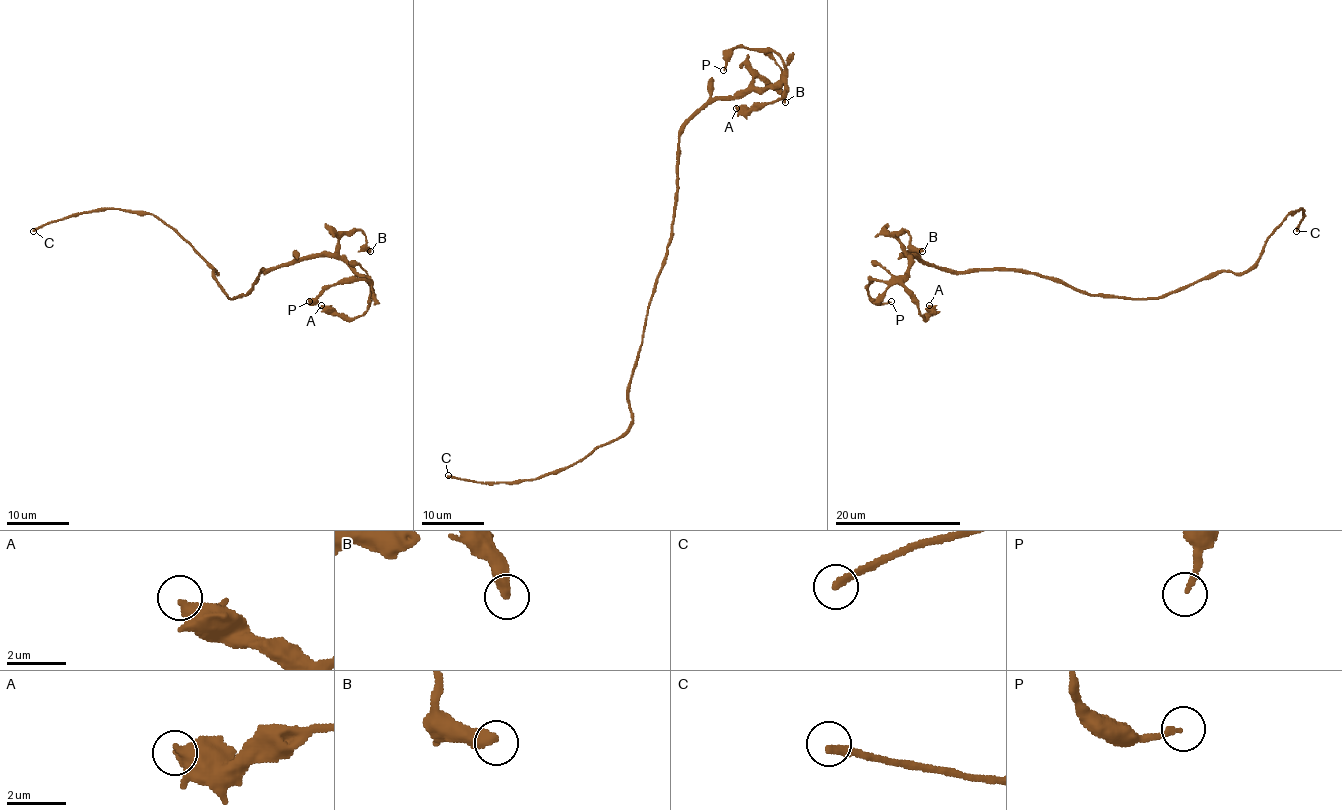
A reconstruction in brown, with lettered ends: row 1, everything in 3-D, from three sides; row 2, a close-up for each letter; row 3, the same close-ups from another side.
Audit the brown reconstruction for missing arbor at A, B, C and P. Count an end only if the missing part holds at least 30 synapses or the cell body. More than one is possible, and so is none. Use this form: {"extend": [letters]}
{"extend": ["C"]}

